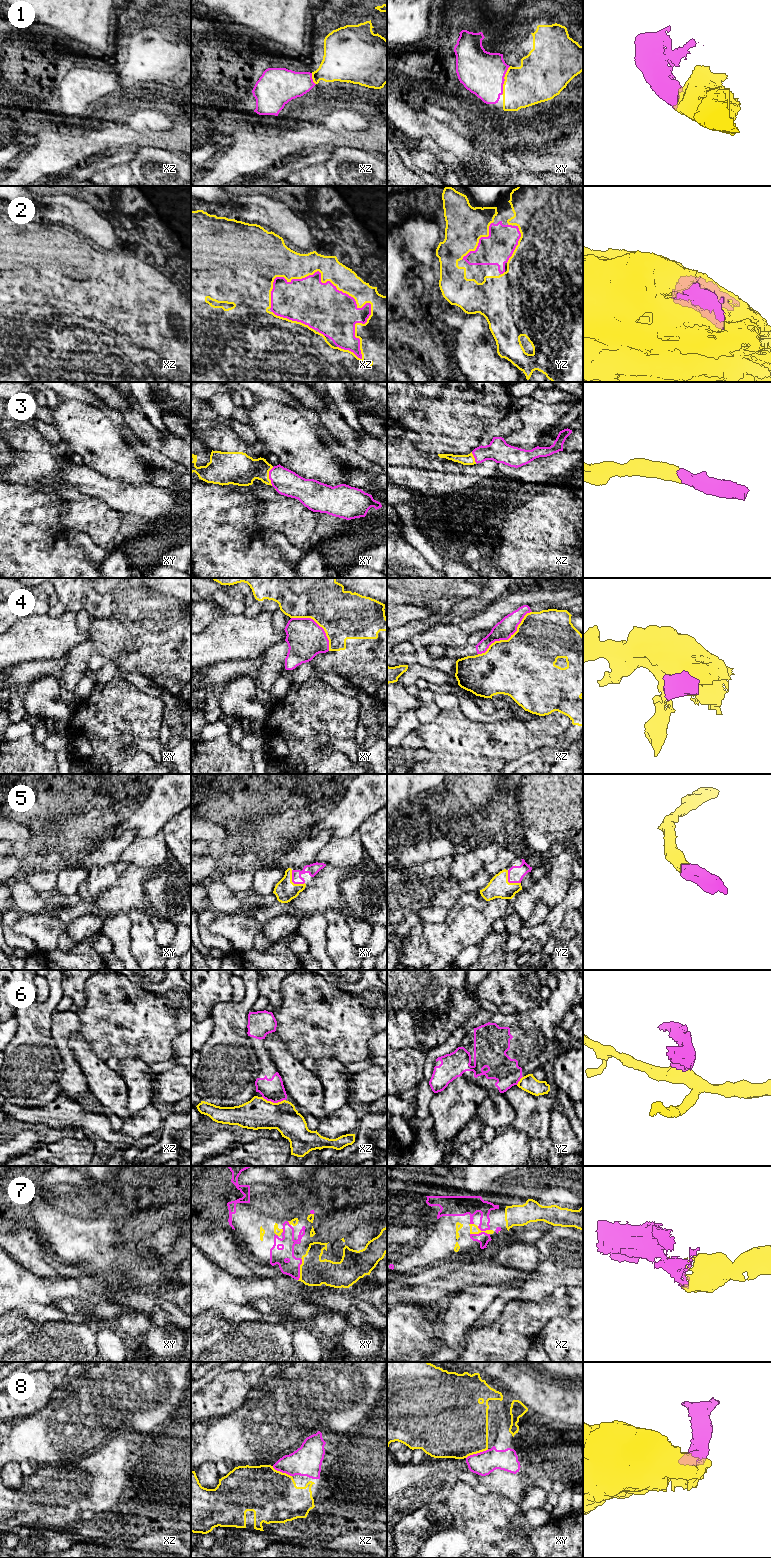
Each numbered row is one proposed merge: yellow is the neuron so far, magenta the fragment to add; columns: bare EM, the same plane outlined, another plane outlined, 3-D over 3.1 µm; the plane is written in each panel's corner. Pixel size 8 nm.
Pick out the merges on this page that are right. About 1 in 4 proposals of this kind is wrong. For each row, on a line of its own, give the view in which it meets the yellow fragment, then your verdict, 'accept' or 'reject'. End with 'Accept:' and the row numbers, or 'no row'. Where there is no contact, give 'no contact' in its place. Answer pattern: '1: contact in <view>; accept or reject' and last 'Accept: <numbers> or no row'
1: contact in xy; accept
2: contact in xz; accept
3: contact in xy; accept
4: contact in xz; reject
5: contact in xy; accept
6: contact in xz; reject
7: contact in xz; accept
8: contact in xy; accept
Accept: 1, 2, 3, 5, 7, 8

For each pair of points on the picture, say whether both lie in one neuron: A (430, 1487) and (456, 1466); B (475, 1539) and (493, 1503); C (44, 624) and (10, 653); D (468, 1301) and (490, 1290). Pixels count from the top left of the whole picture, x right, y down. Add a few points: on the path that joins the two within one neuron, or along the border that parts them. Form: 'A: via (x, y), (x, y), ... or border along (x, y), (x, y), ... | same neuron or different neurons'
A: via (436, 1481), (450, 1468) | same neuron
B: via (483, 1530), (483, 1523), (492, 1512) | same neuron
C: via (36, 633), (30, 639), (19, 644) | same neuron
D: via (473, 1300), (485, 1295) | same neuron

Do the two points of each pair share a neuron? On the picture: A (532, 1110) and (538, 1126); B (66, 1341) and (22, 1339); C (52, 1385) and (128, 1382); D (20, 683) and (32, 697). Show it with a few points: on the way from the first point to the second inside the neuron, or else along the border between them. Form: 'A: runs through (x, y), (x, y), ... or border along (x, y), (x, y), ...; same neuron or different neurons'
A: runs through (532, 1114), (535, 1122); same neuron
B: runs through (55, 1341), (33, 1341); same neuron
C: border along (61, 1389), (45, 1407); different neurons
D: border along (44, 675), (35, 678), (21, 697); different neurons

